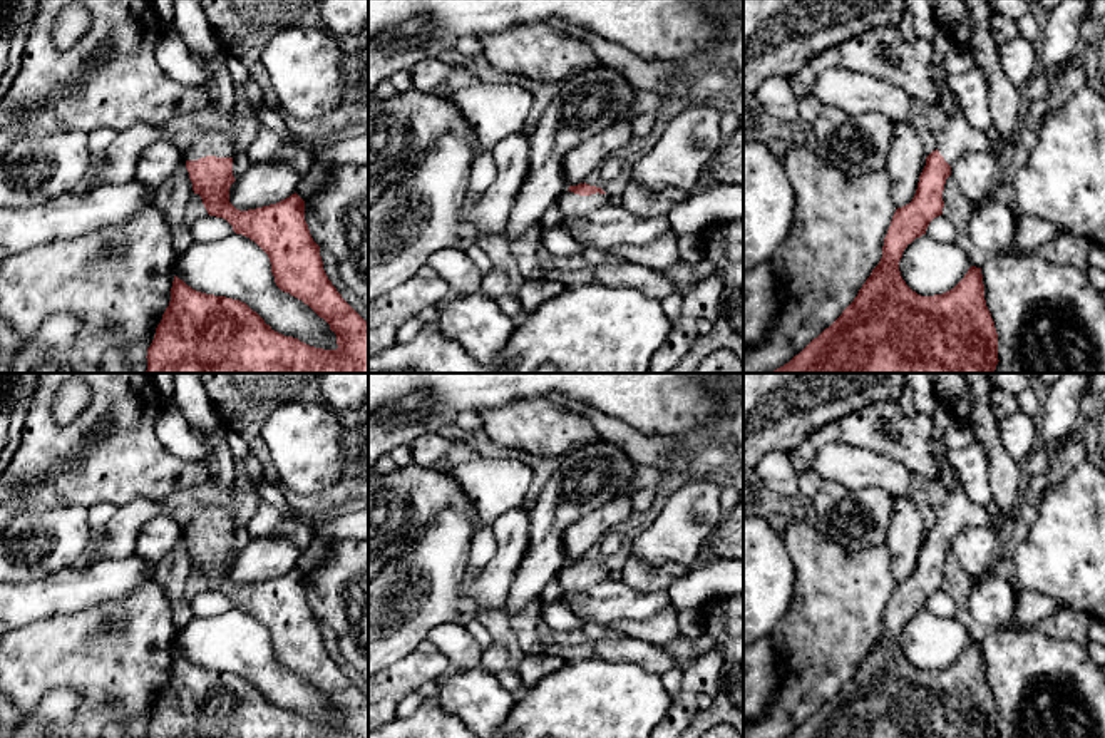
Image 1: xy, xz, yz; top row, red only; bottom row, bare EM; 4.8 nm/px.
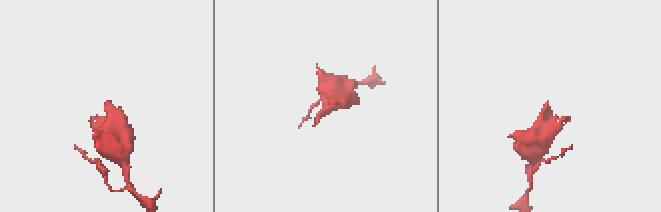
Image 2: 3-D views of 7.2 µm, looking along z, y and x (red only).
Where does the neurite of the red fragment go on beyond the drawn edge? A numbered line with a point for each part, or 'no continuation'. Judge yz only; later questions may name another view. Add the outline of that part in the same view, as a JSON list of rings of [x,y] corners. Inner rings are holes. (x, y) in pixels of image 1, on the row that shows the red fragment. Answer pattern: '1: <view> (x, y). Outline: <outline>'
1: yz (958, 136). Outline: [[[959,105],[956,112],[948,117],[936,149],[944,161],[953,166],[954,161],[966,152],[991,152],[991,144],[986,131],[974,127]]]

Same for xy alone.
1: xy (220, 144). Outline: [[[206,131],[184,149],[184,161],[198,161],[206,156],[233,157],[234,142],[224,132]]]

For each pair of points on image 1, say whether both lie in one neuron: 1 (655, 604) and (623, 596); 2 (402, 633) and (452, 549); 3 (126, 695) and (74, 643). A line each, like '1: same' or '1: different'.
1: same
2: same
3: same

